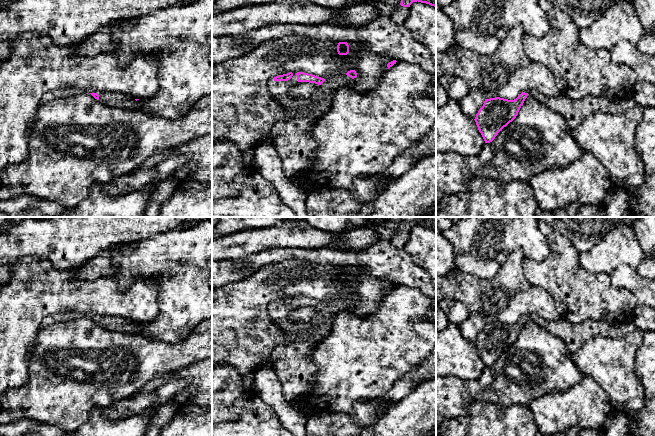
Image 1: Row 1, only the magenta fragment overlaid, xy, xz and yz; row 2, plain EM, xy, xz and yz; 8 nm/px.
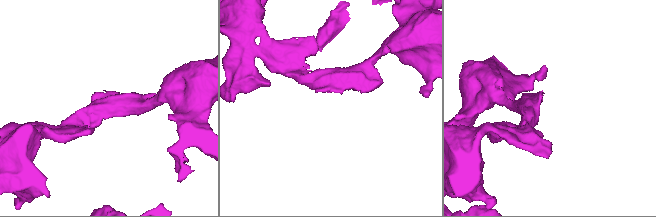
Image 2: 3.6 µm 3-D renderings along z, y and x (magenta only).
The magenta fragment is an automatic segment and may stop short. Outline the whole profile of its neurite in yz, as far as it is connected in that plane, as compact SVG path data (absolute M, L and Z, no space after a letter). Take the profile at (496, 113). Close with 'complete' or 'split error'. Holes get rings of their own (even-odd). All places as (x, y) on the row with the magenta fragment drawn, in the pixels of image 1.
M522 92L514 100L500 97L485 99L474 119L485 143L492 142L516 118L527 96L528 93Z | complete

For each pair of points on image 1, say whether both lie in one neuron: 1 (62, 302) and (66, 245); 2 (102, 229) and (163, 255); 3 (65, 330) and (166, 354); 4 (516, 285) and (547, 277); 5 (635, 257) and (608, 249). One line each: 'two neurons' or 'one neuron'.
1: two neurons
2: two neurons
3: one neuron
4: two neurons
5: one neuron

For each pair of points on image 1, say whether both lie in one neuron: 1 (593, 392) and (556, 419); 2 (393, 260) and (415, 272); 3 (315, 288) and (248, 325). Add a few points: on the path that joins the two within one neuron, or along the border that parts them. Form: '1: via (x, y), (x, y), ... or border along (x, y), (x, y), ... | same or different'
1: via (584, 401), (580, 405), (569, 407), (565, 410) | same
2: via (398, 264), (407, 272), (410, 272) | same
3: via (296, 287), (276, 287), (257, 306) | same

